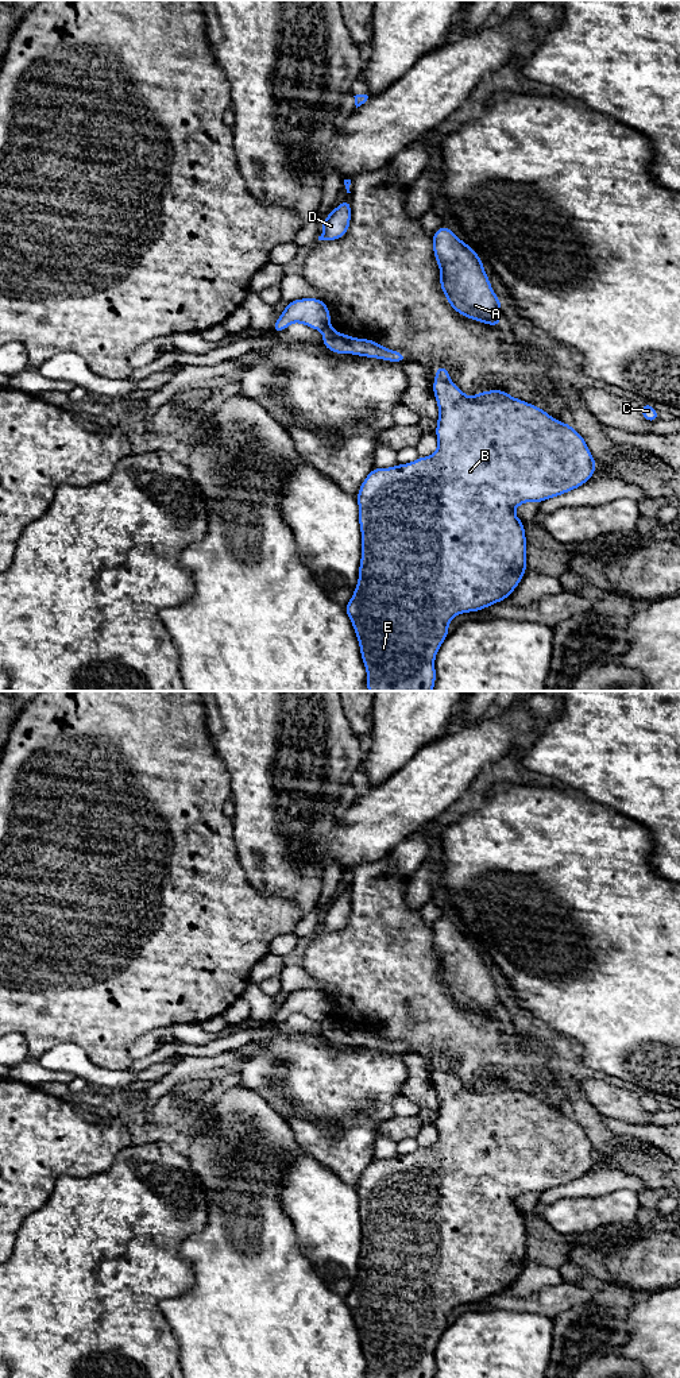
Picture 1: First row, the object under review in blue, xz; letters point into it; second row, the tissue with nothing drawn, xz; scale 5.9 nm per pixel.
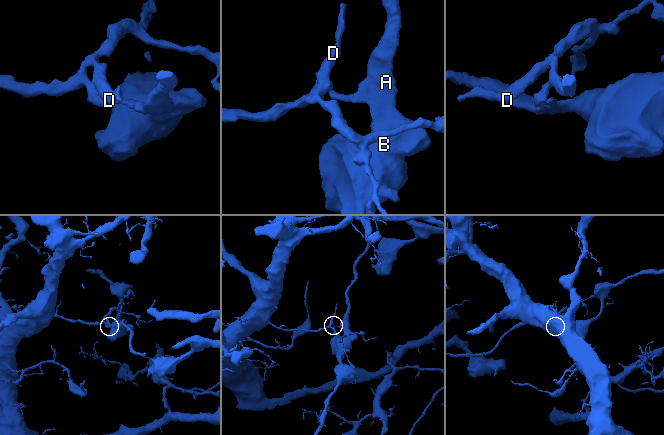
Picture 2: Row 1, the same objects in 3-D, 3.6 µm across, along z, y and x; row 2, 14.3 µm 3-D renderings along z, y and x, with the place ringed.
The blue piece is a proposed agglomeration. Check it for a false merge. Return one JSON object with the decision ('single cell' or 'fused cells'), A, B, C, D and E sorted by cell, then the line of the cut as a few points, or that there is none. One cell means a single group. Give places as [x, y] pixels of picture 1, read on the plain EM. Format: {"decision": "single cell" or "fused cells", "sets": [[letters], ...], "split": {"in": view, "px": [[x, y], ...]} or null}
{"decision": "fused cells", "sets": [["A", "B", "E"], ["C", "D"]], "split": {"in": "xz", "px": [[328, 1016], [321, 1022]]}}

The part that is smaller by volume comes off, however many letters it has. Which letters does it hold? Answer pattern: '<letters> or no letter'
A, B, E

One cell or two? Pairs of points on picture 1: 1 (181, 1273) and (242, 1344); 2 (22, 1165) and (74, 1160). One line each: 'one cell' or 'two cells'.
1: two cells
2: one cell

